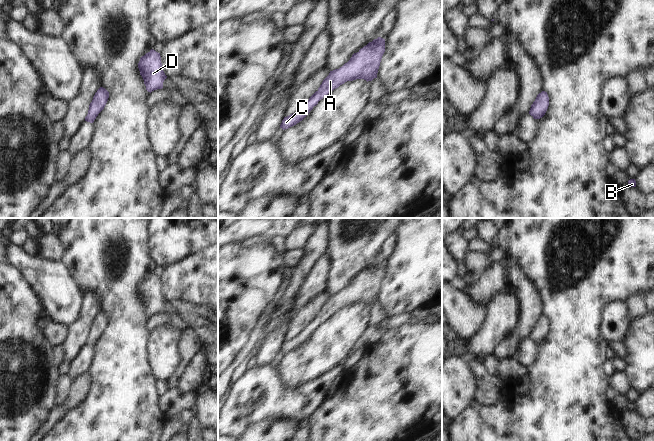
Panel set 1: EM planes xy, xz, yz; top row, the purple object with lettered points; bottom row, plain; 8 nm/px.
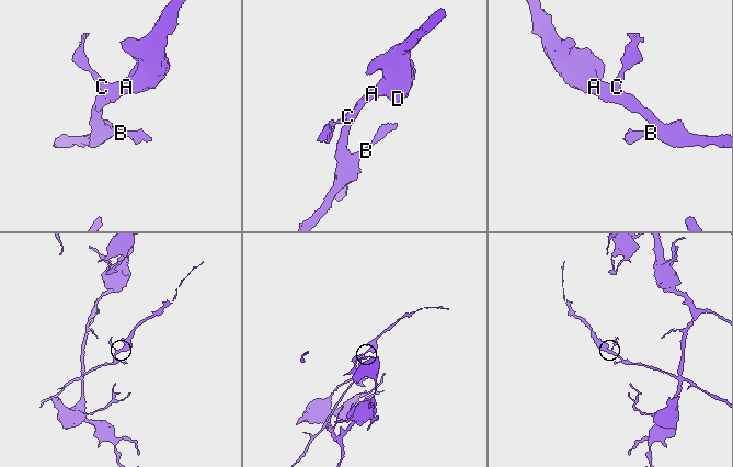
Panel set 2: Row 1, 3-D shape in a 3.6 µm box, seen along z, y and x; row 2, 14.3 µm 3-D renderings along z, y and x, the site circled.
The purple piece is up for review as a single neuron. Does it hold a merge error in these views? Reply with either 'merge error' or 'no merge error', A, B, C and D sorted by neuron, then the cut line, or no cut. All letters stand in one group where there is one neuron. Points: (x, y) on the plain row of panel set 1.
no merge error; A B C D; no cut

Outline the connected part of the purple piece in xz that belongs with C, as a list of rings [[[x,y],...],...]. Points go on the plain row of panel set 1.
[[[378,261],[354,277],[350,284],[339,293],[330,295],[318,314],[295,337],[284,341],[280,352],[288,353],[302,345],[318,326],[334,313],[347,305],[364,303],[367,306],[377,302],[382,280],[385,276],[385,263]]]

